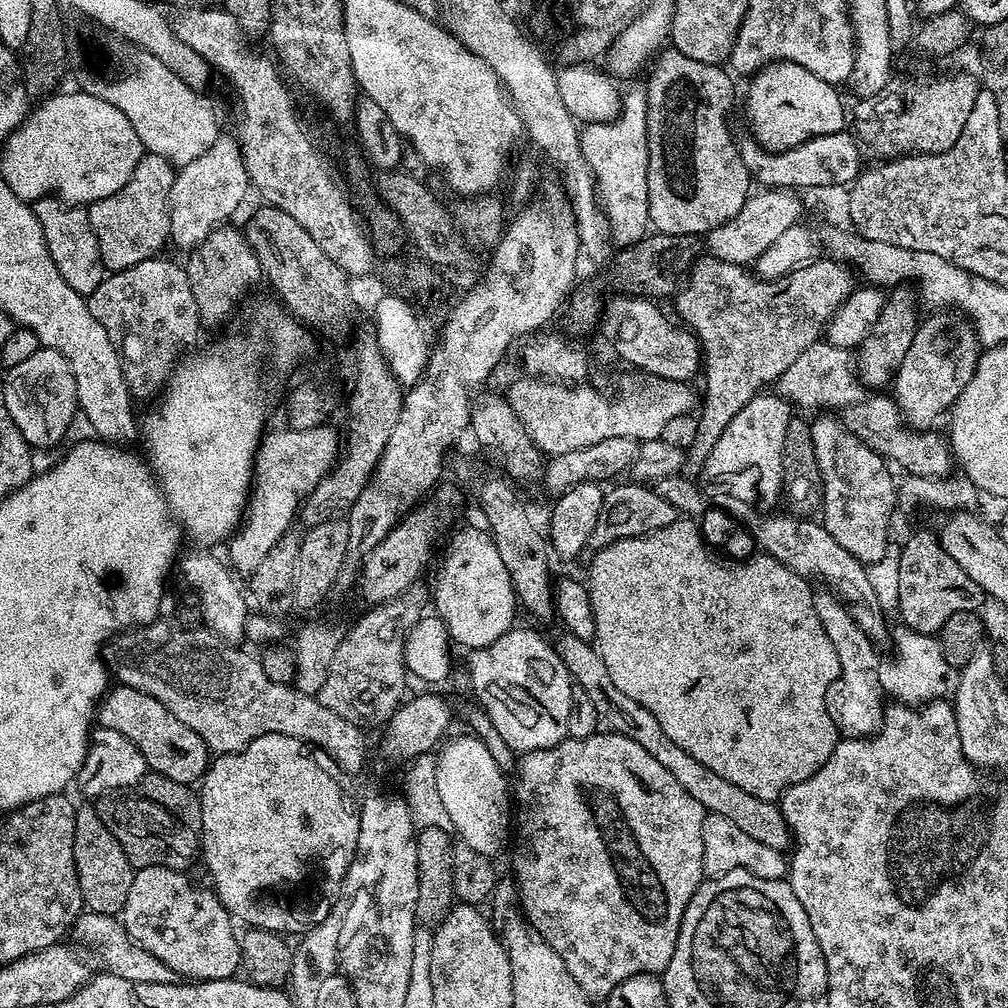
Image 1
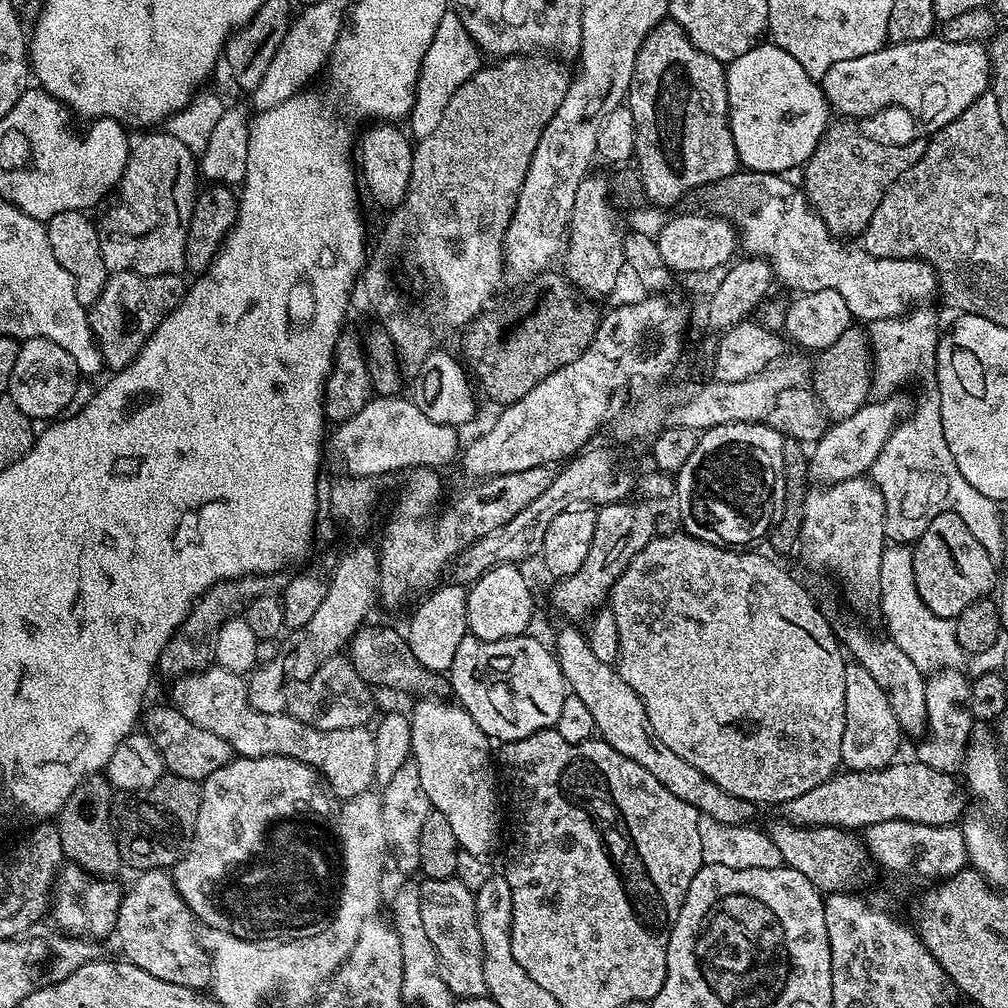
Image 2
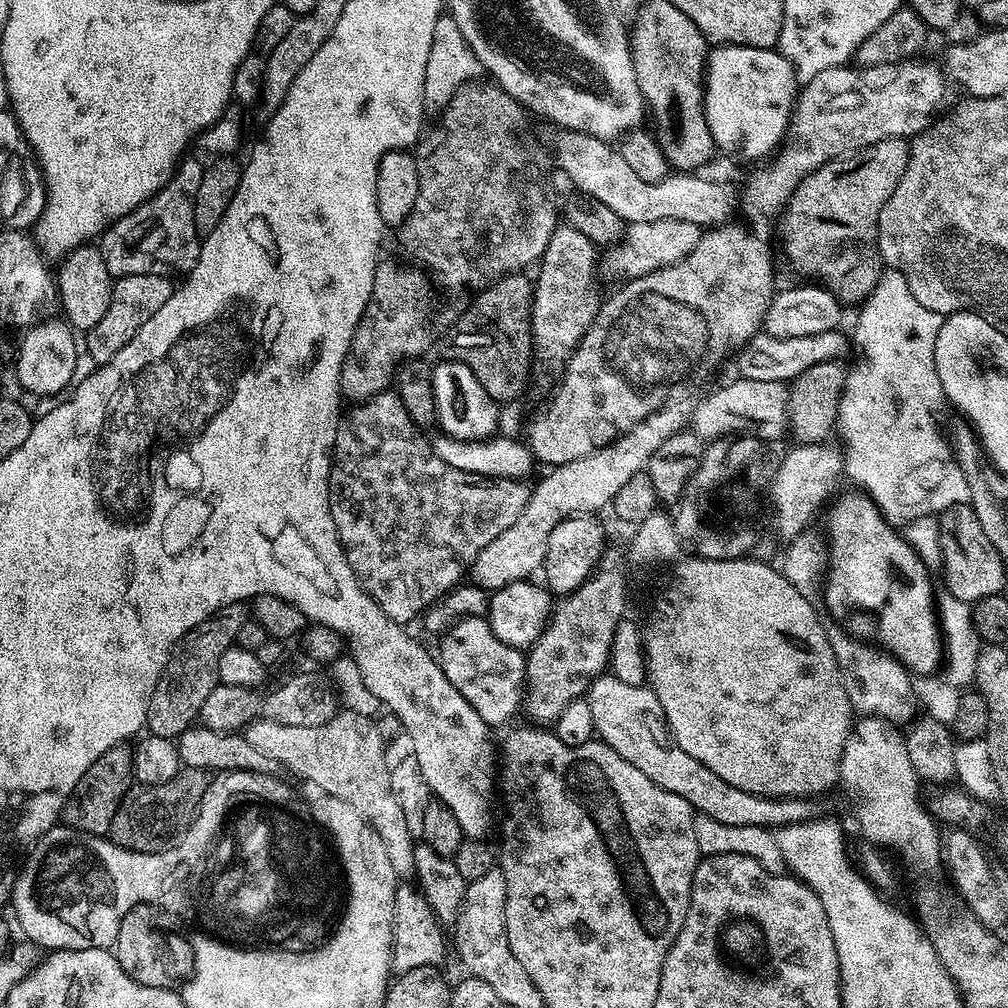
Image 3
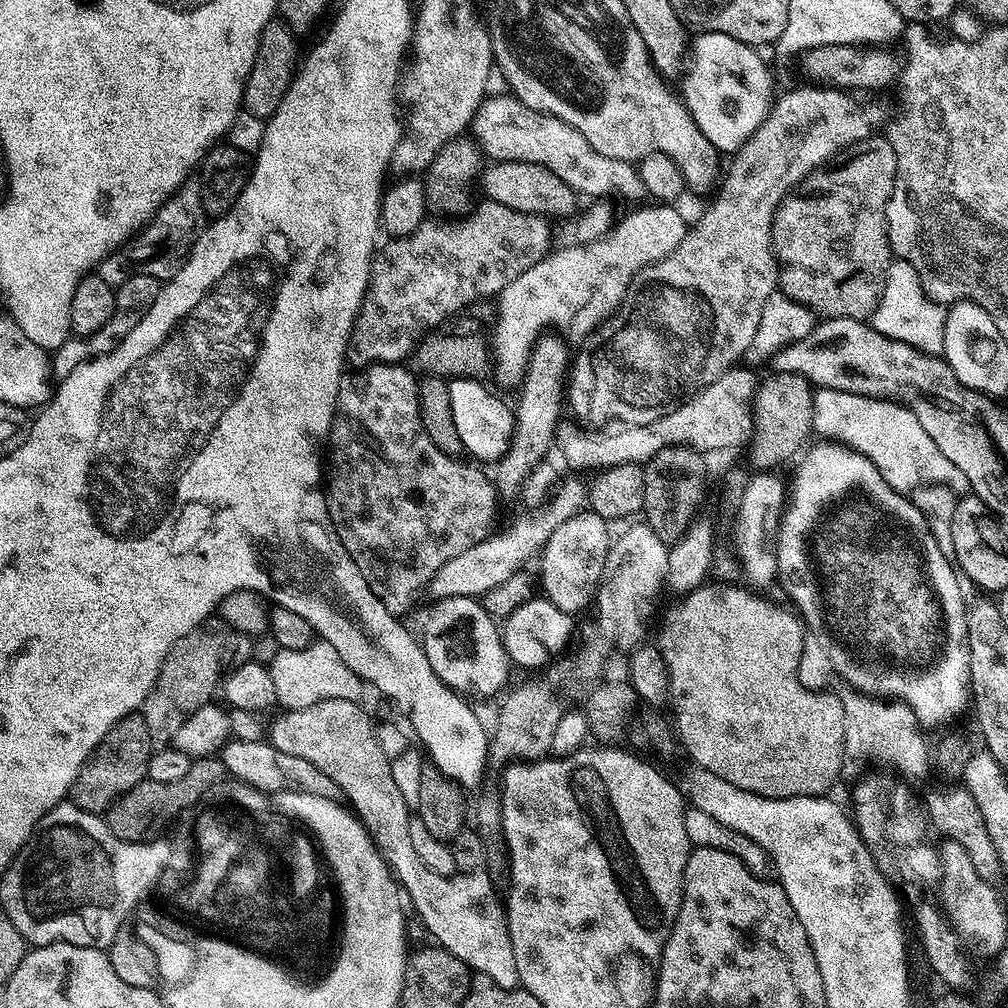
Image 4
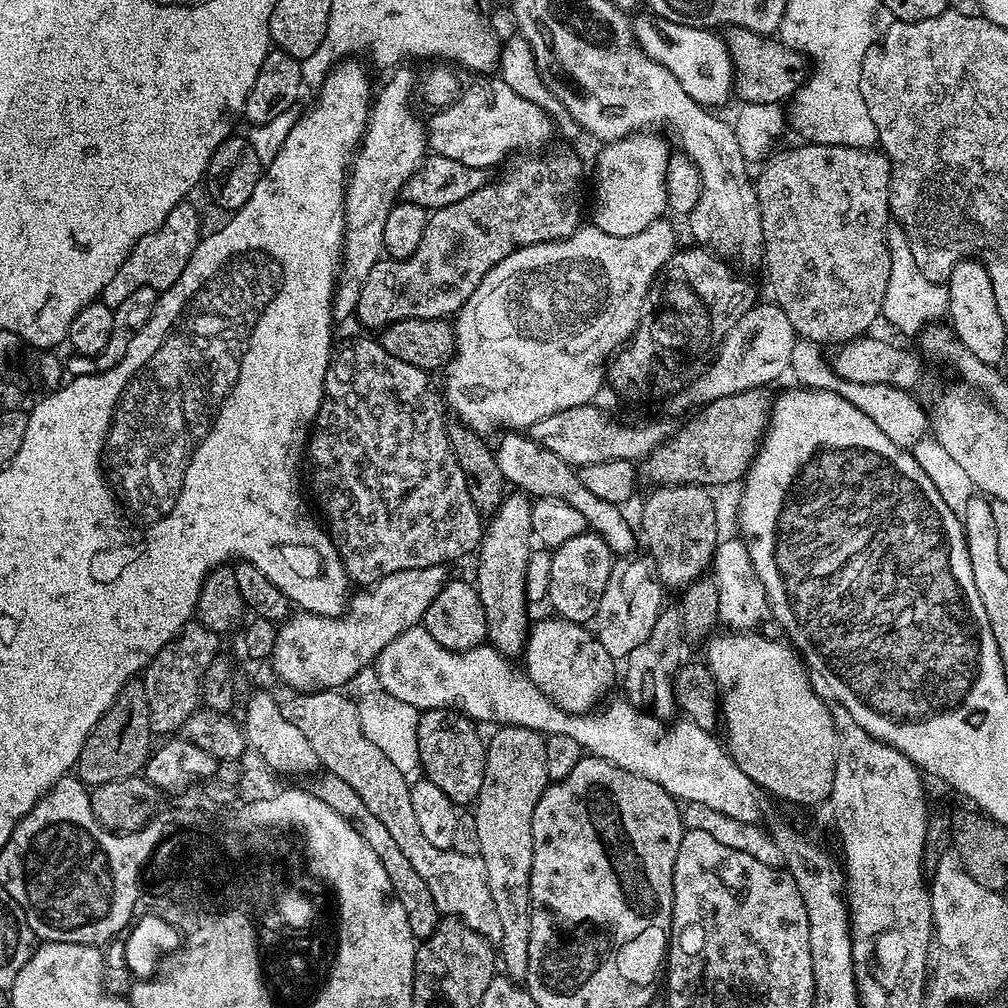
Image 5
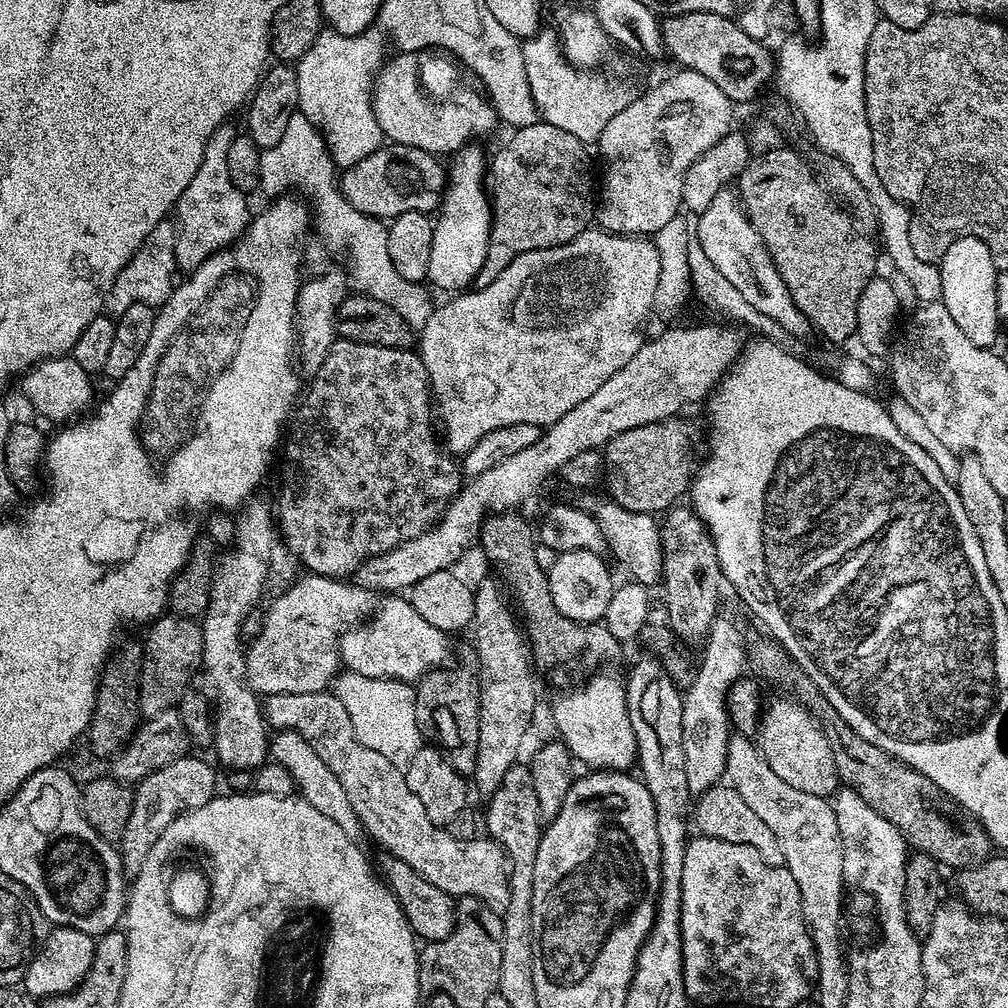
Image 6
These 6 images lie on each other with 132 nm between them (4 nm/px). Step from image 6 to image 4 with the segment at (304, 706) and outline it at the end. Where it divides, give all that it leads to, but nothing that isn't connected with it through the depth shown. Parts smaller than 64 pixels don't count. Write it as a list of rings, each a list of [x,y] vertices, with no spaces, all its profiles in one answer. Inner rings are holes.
[[[328,700],[304,709],[281,711],[281,716],[270,724],[270,742],[282,754],[295,754],[297,758],[306,758],[306,762],[314,762],[318,770],[330,774],[338,786],[342,786],[347,803],[359,816],[360,823],[368,829],[368,835],[380,849],[380,855],[388,862],[396,877],[403,895],[410,901],[410,908],[420,915],[424,928],[433,936],[439,947],[446,949],[454,958],[458,958],[473,973],[488,976],[495,984],[503,988],[515,988],[520,984],[520,975],[514,966],[514,946],[510,942],[510,930],[505,905],[496,897],[496,888],[488,877],[487,871],[471,874],[443,876],[436,874],[418,858],[414,851],[414,842],[410,842],[410,808],[402,798],[394,775],[391,773],[392,761],[389,756],[382,754],[382,746],[376,737],[376,728],[372,720],[360,709],[357,701]]]

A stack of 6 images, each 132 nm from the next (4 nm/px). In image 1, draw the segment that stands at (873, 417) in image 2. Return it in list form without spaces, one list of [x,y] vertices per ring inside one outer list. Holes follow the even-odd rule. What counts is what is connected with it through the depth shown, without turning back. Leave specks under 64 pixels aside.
[[[936,310],[928,317],[921,319],[916,325],[916,333],[914,334],[914,342],[910,342],[910,350],[906,350],[906,358],[902,358],[900,367],[897,368],[894,379],[891,381],[890,390],[891,395],[894,397],[897,406],[900,408],[900,414],[903,423],[909,428],[914,428],[917,430],[928,430],[933,427],[932,424],[940,415],[947,413],[951,409],[952,405],[955,404],[956,400],[962,394],[962,390],[966,388],[966,382],[970,382],[970,378],[974,376],[974,370],[976,369],[977,362],[980,361],[980,354],[982,351],[982,345],[980,342],[980,337],[976,334],[976,329],[963,315],[957,314],[952,310]]]

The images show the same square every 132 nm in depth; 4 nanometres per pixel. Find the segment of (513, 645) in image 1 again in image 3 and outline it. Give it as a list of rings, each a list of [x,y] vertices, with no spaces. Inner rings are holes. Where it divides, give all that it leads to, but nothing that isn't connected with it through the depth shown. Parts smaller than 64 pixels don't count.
[[[470,615],[457,620],[439,640],[440,669],[450,678],[454,690],[478,710],[489,726],[504,724],[515,712],[521,711],[526,691],[525,653],[498,639],[484,616]]]

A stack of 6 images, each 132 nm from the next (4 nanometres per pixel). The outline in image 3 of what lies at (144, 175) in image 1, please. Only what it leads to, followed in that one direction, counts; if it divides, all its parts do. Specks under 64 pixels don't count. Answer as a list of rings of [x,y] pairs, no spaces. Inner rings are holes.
[[[181,159],[176,171],[168,179],[166,186],[158,190],[158,194],[104,229],[98,247],[106,262],[106,270],[110,270],[113,278],[134,274],[183,277],[194,270],[202,239],[201,233],[194,226],[194,198],[198,194],[198,185],[202,183],[205,165],[188,159]]]

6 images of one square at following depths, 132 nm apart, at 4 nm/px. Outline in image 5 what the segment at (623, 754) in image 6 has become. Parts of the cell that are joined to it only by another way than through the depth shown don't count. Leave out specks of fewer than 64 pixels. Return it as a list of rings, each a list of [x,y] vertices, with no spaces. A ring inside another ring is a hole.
[[[551,619],[540,620],[537,624],[535,621],[534,627],[529,631],[528,643],[525,644],[522,653],[523,671],[562,710],[573,714],[593,711],[609,695],[609,693],[607,694],[608,687],[611,686],[612,679],[616,676],[617,661],[606,652],[595,631],[569,620]]]

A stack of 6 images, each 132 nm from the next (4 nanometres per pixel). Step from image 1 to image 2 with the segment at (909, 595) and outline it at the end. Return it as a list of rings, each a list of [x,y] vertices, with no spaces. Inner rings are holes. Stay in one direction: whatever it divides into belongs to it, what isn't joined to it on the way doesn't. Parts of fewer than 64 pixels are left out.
[[[953,512],[938,514],[938,518],[934,518],[930,526],[926,526],[919,540],[915,541],[912,554],[917,590],[920,591],[925,606],[944,619],[960,616],[966,606],[985,599],[991,593],[988,591],[996,584],[997,561],[990,558],[982,542],[978,542],[978,538],[974,538],[974,534],[966,526],[966,522],[962,522],[962,518],[958,518],[958,514]]]

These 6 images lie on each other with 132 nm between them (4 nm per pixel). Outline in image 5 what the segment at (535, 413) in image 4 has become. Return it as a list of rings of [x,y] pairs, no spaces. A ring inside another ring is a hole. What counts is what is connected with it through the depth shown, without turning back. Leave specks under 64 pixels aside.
[[[519,490],[509,491],[505,495],[504,501],[496,507],[495,512],[491,513],[478,549],[480,561],[476,564],[474,587],[482,602],[482,610],[486,614],[486,630],[488,631],[486,640],[493,648],[509,658],[519,657],[523,653],[524,646],[528,643],[530,631],[530,620],[528,624],[530,605],[526,598],[526,566],[533,553],[533,549],[528,548],[528,540],[530,544],[533,539],[532,505],[533,501],[523,492]]]

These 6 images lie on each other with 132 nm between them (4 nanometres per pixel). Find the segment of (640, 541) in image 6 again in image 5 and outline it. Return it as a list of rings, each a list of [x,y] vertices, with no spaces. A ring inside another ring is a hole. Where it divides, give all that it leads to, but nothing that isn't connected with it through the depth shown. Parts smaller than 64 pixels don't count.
[[[510,430],[501,436],[503,437],[498,446],[495,445],[494,448],[496,462],[505,481],[511,487],[535,499],[550,497],[562,500],[574,510],[581,511],[582,516],[587,520],[589,529],[598,533],[615,555],[626,556],[635,551],[634,546],[638,544],[638,538],[635,529],[630,528],[621,513],[622,510],[617,505],[606,502],[587,490],[579,481],[577,471],[571,464],[562,461],[562,458],[558,458],[556,454],[546,450],[540,444],[534,443],[525,433]]]

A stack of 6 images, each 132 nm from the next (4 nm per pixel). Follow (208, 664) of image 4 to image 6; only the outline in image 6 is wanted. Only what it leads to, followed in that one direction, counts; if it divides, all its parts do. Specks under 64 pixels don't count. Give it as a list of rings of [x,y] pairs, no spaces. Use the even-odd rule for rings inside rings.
[[[161,615],[147,632],[148,641],[143,641],[140,665],[140,711],[145,717],[151,718],[159,712],[167,712],[177,707],[182,694],[192,684],[192,675],[201,671],[204,647],[201,625],[187,616]]]

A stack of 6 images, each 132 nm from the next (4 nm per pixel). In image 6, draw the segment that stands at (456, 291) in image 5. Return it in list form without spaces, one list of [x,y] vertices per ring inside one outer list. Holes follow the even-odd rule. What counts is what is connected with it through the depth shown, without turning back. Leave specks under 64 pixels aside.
[[[544,121],[513,131],[506,144],[496,153],[491,153],[490,167],[486,172],[486,188],[492,206],[492,229],[488,239],[486,262],[478,277],[479,287],[485,288],[502,274],[502,270],[522,253],[536,249],[550,249],[564,245],[585,231],[594,216],[596,207],[596,180],[592,178],[592,162],[584,145],[574,134],[559,129]]]

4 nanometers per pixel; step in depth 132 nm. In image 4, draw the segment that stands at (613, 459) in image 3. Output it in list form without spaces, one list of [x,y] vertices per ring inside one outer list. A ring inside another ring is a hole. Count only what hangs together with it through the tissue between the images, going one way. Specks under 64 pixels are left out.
[[[568,480],[563,484],[564,481],[559,485],[551,503],[544,509],[528,514],[532,516],[518,517],[505,532],[498,533],[499,531],[497,531],[495,534],[489,535],[488,539],[470,546],[470,550],[458,554],[458,558],[450,558],[450,562],[442,565],[428,583],[427,595],[432,595],[433,601],[455,596],[483,598],[487,592],[494,590],[494,586],[506,582],[506,578],[510,578],[510,574],[521,571],[527,565],[524,564],[527,560],[535,561],[544,551],[550,534],[554,534],[554,530],[558,530],[558,526],[562,526],[562,522],[566,522],[566,518],[574,518],[574,514],[585,507],[585,485],[580,485],[576,480]]]

